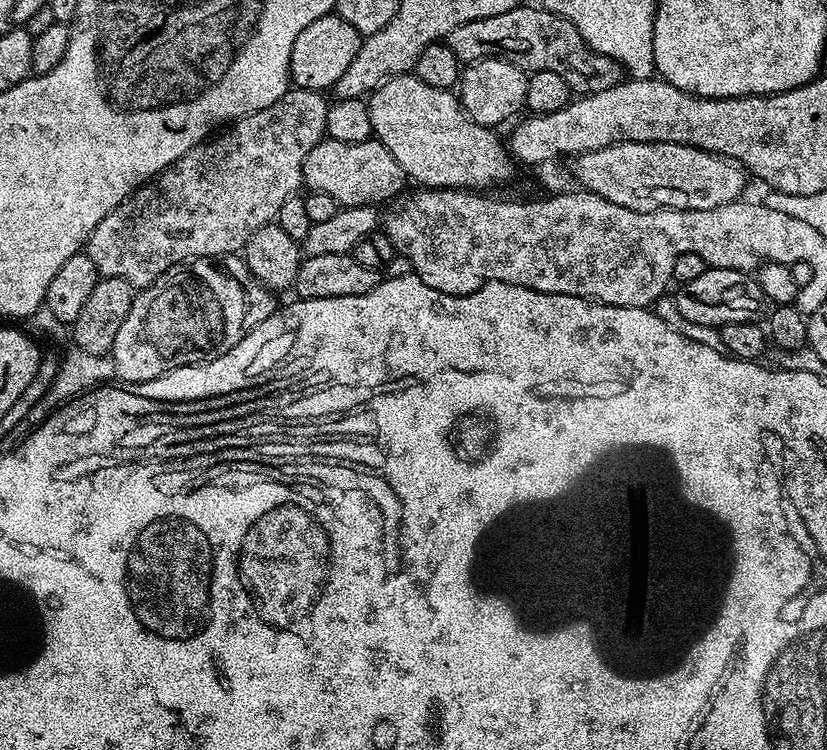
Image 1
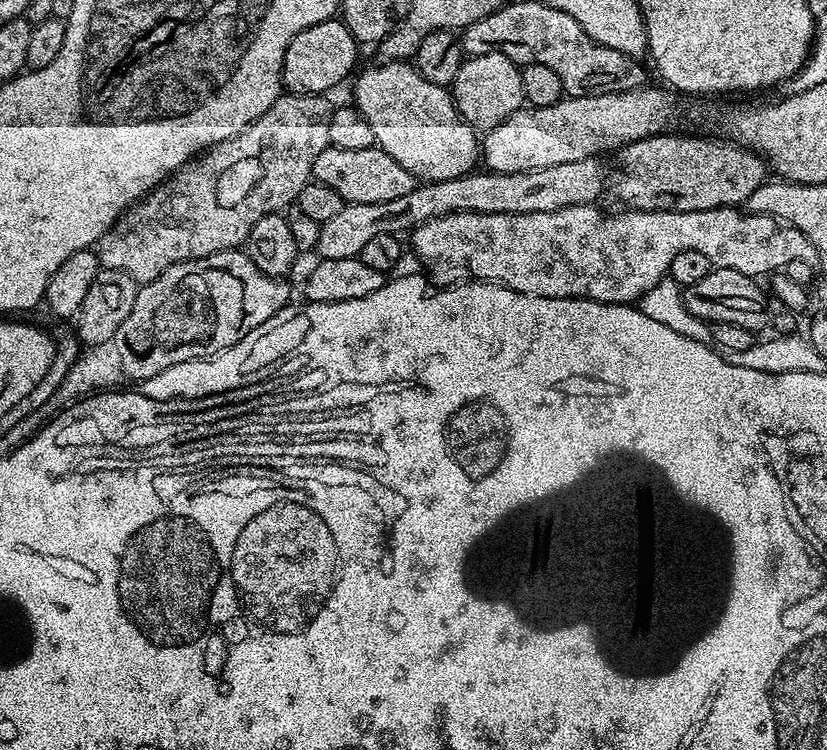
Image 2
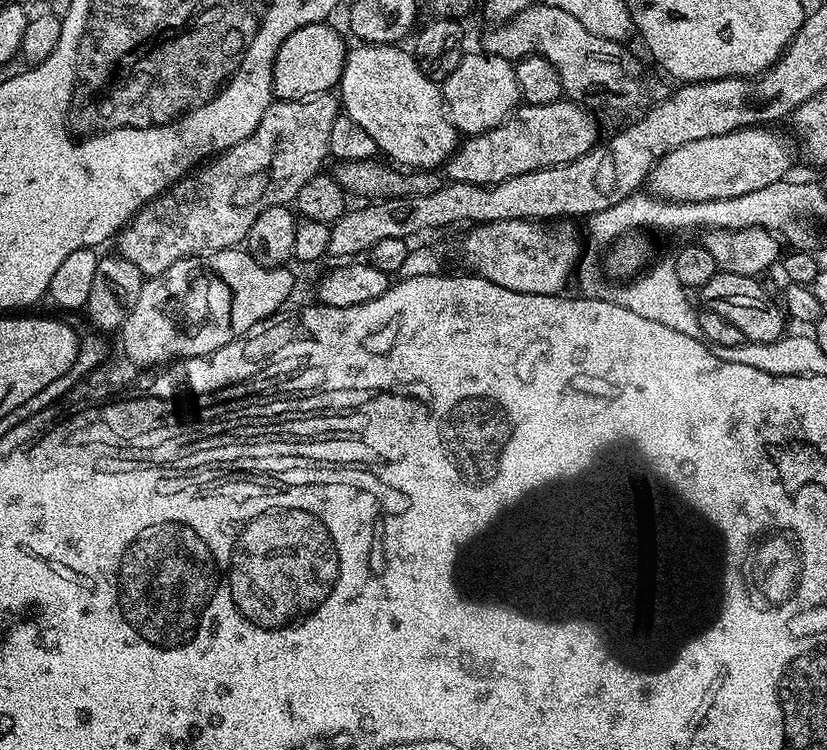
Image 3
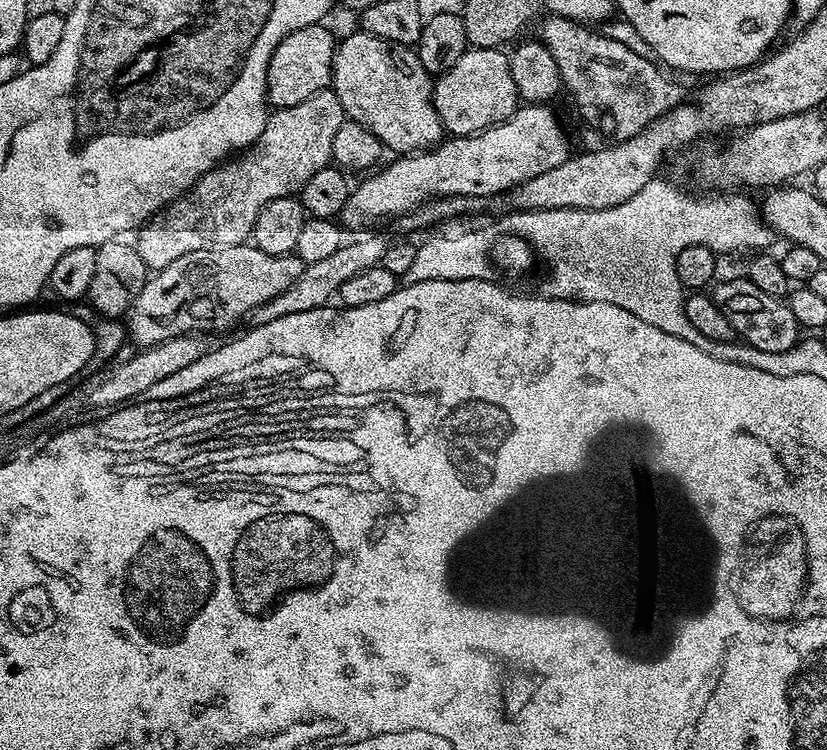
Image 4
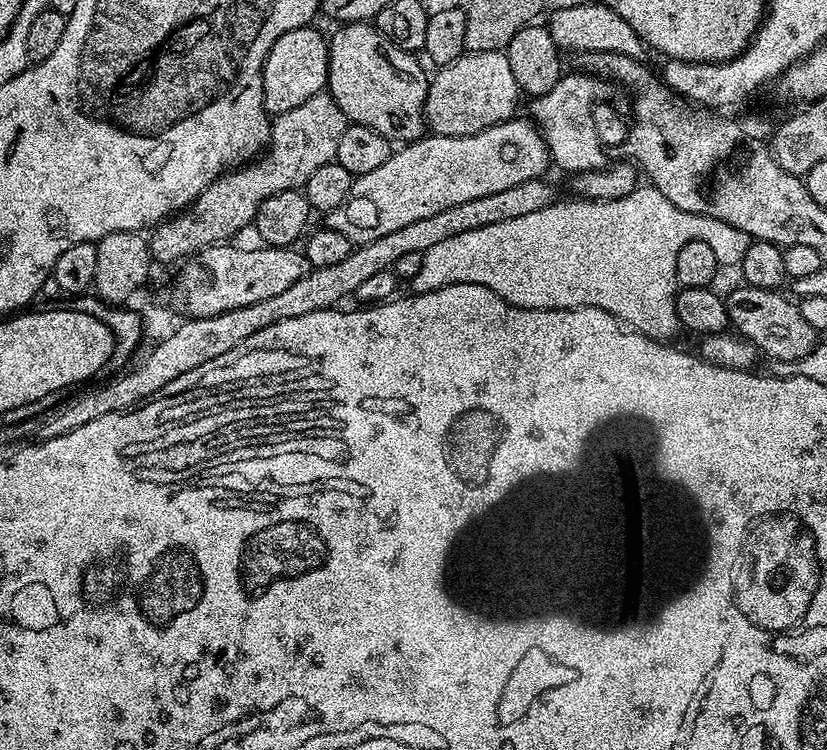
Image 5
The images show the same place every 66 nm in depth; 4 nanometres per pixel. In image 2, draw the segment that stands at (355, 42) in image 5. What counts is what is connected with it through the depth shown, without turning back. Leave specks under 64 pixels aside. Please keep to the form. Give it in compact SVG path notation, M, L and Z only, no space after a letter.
M379 62L373 68L368 68L360 77L357 75L356 80L356 100L354 107L362 114L362 118L366 118L366 122L370 122L370 130L374 130L374 138L380 149L394 158L398 165L408 170L410 174L416 176L417 181L431 182L433 180L449 180L450 178L458 178L465 176L467 172L473 171L477 167L478 159L482 150L481 141L478 139L477 129L471 128L469 124L464 123L460 118L460 113L456 110L456 103L452 101L452 94L448 88L442 86L434 86L434 82L426 82L426 78L422 78L422 74L416 72L415 67L408 62Z

